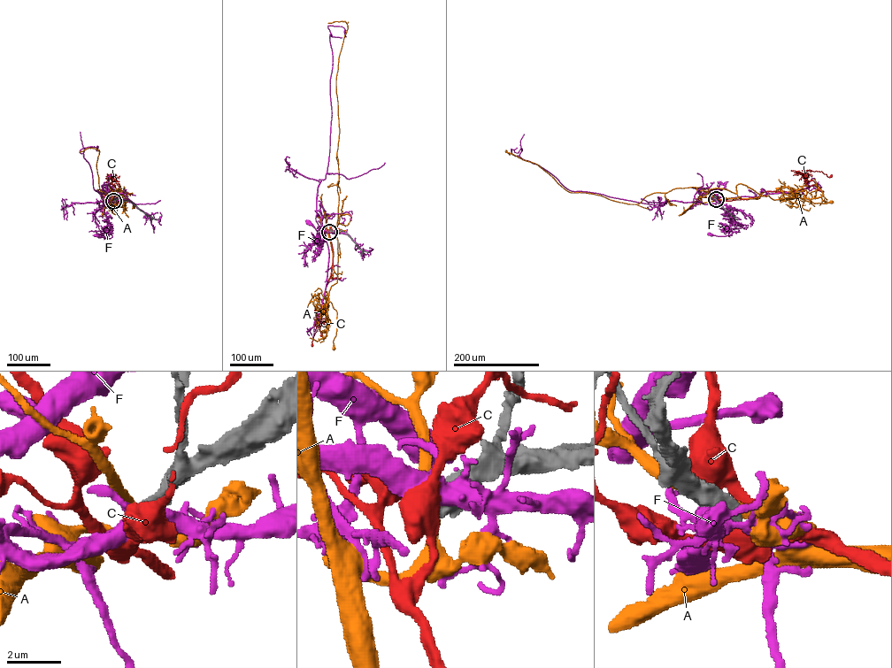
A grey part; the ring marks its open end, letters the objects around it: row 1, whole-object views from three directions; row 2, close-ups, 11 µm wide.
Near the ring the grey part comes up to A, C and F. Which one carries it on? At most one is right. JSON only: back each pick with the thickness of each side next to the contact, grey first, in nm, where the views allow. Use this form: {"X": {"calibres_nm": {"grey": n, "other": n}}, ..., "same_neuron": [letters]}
{"same_neuron": []}

